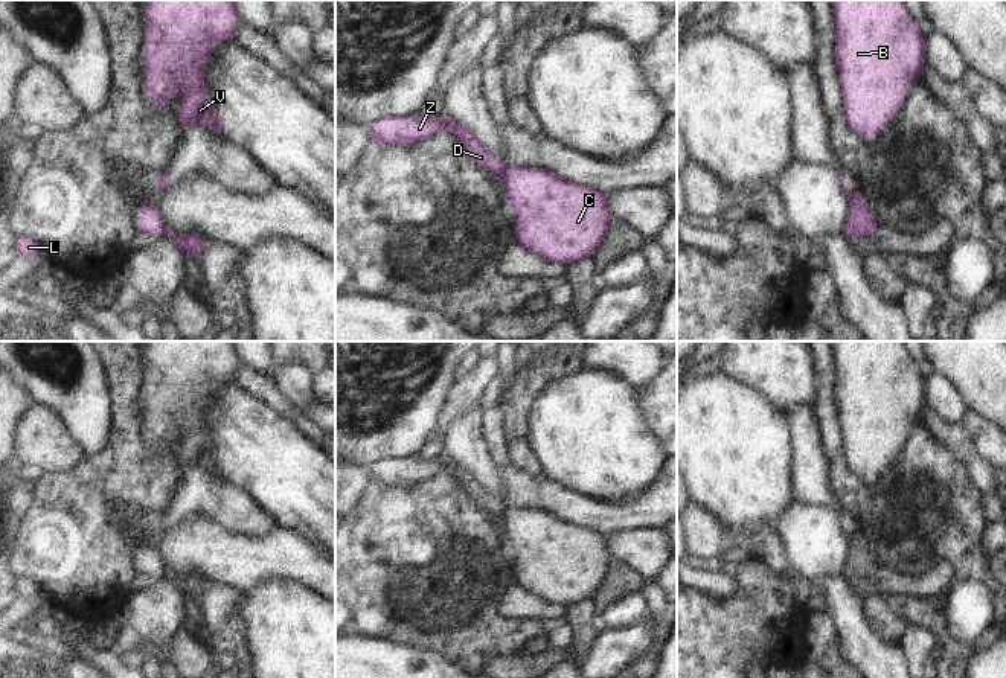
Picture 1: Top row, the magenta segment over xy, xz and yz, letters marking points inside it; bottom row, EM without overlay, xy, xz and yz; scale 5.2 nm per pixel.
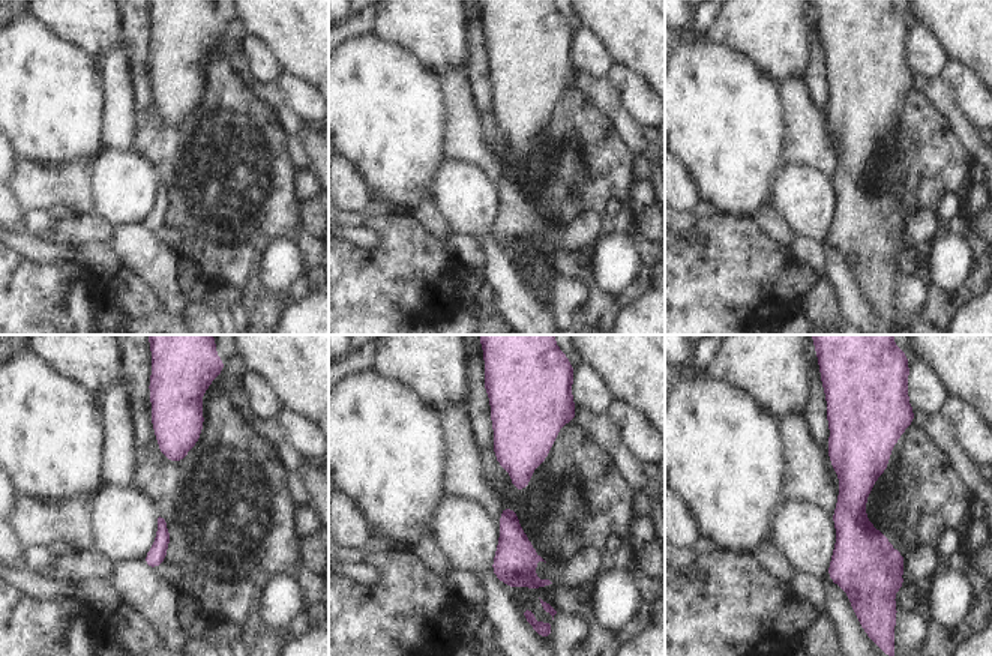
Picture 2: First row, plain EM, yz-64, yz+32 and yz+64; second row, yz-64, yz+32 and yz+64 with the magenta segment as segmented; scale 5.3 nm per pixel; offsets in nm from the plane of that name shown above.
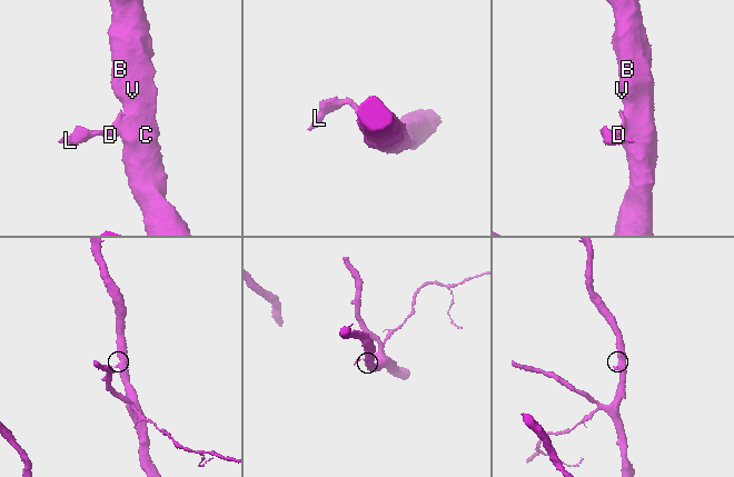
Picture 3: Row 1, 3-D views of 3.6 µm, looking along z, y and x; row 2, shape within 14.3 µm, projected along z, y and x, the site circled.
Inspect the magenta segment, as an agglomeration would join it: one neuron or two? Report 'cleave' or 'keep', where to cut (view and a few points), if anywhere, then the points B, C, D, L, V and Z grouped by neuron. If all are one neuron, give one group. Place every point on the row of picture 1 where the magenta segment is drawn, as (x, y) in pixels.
cleave; cut yz (855, 191), (851, 203); groups B C V / D L Z

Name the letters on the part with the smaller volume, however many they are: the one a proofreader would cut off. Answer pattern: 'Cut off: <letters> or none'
Cut off: D, L, Z

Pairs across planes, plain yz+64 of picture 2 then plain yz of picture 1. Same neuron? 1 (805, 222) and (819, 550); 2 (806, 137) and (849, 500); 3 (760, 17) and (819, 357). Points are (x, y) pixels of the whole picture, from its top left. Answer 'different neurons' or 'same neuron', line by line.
1: same neuron
2: different neurons
3: different neurons

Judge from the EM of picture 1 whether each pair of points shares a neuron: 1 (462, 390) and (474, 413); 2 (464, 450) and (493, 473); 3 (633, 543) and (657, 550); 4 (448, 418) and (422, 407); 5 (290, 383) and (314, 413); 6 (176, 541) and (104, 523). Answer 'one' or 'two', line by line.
1: two
2: one
3: one
4: two
5: one
6: two

